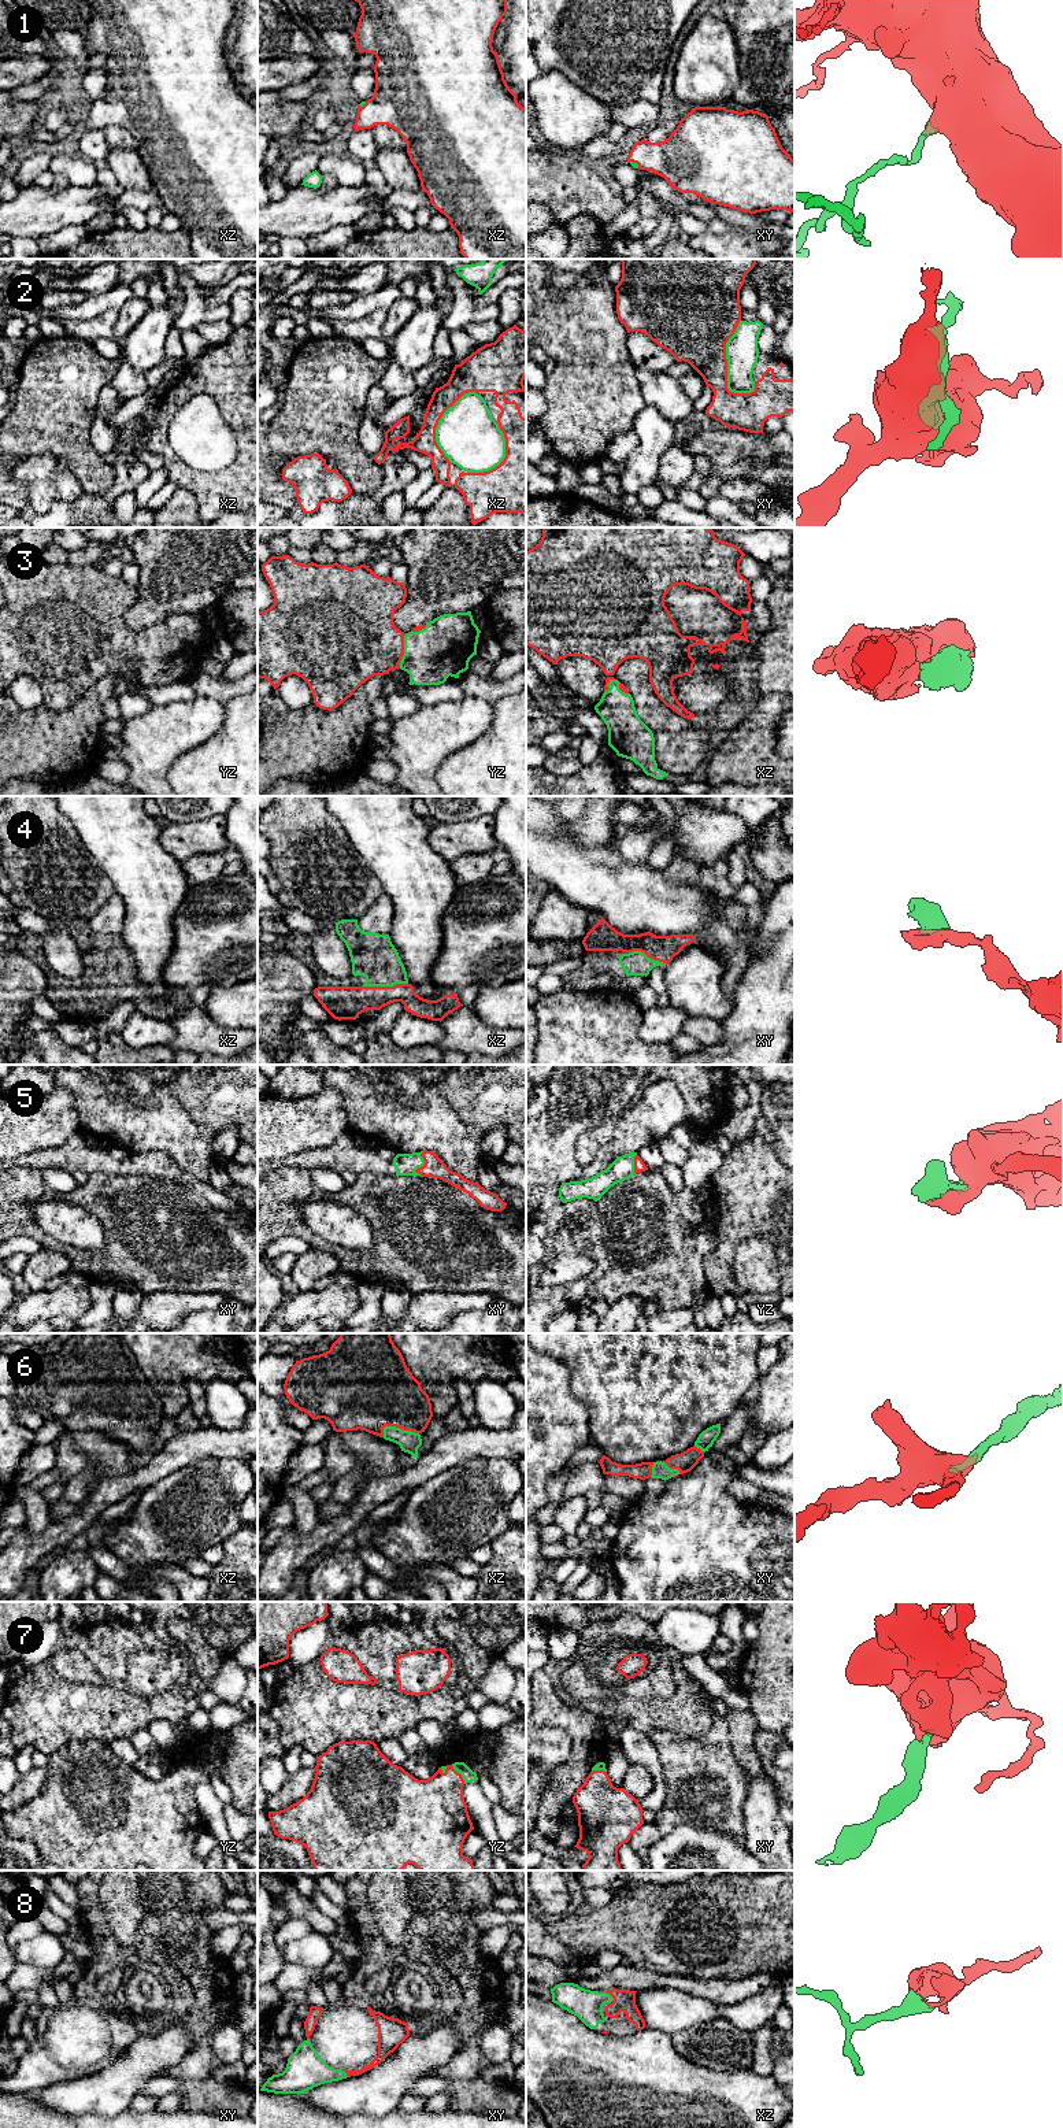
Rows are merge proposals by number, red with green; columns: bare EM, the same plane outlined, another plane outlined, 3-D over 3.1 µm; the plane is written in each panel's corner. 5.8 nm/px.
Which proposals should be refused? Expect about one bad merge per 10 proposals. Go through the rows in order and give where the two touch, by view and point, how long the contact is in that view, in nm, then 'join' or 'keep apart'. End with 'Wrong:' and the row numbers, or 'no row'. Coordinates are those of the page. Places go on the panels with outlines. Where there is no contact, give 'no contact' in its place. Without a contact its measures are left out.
1: contact xy (634, 162); length 70 nm; join
2: contact xy (726, 365); length 440 nm; join
3: contact yz (403, 641); length 300 nm; join
4: contact xz (385, 987); length 260 nm; join
5: contact xy (425, 1164); length 150 nm; join
6: contact xz (400, 1428); length 220 nm; join
7: contact yz (460, 1775); length 140 nm; join
8: contact xz (610, 1994); length 80 nm; join
Wrong: no row

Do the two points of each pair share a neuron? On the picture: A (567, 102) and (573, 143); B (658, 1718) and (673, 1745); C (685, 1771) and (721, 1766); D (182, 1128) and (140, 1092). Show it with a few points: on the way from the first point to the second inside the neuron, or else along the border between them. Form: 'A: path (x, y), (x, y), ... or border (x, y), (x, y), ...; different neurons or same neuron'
A: path (567, 111), (571, 133); same neuron
B: border (648, 1734), (669, 1731), (697, 1739); different neurons
C: path (693, 1771), (713, 1769); same neuron
D: path (169, 1125), (158, 1125), (139, 1106); same neuron

